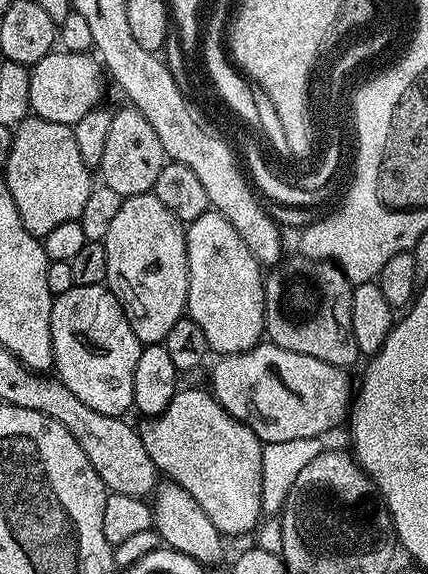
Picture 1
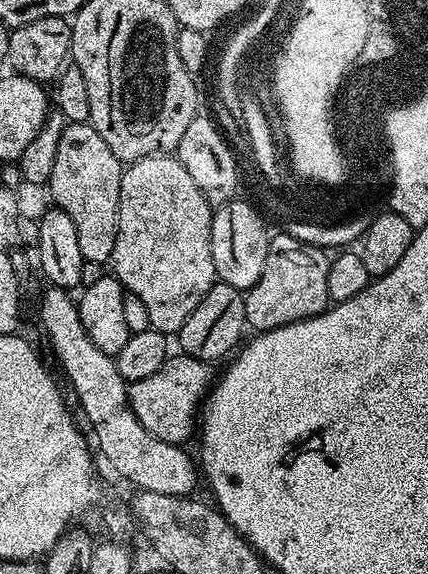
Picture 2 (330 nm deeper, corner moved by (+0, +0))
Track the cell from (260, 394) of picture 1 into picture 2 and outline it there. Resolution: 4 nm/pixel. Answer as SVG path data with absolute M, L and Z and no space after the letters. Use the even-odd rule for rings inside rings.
M173 355L150 378L133 380L128 384L128 401L142 426L154 434L154 438L162 438L162 442L183 445L184 440L193 439L198 428L198 413L202 401L207 397L213 383L213 365L196 360L193 356Z

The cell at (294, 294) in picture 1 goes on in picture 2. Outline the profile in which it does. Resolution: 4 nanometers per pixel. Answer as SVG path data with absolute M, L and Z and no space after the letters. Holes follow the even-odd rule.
M276 234L268 241L266 262L253 288L247 289L246 324L257 333L269 332L290 322L317 316L329 307L326 290L329 253L323 247L307 244L292 236Z

